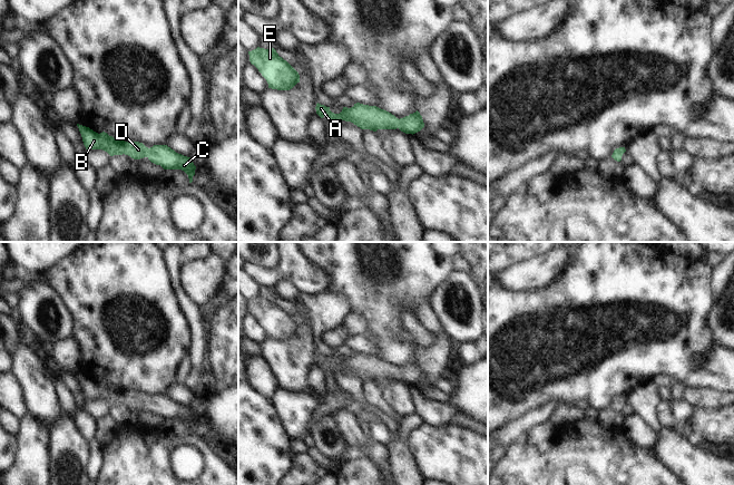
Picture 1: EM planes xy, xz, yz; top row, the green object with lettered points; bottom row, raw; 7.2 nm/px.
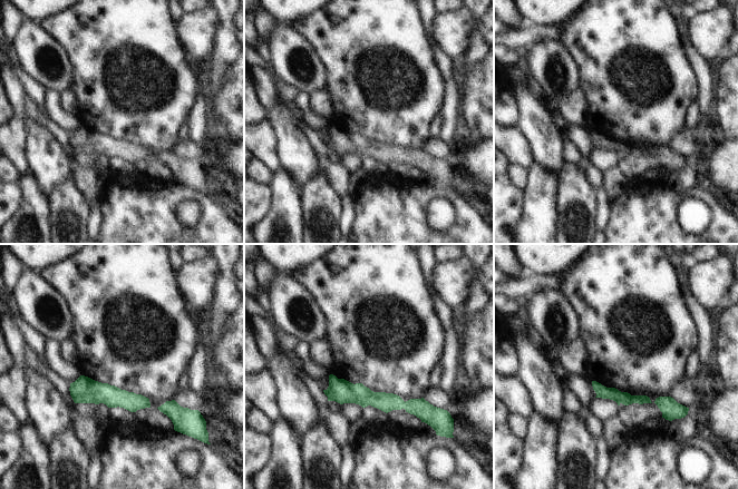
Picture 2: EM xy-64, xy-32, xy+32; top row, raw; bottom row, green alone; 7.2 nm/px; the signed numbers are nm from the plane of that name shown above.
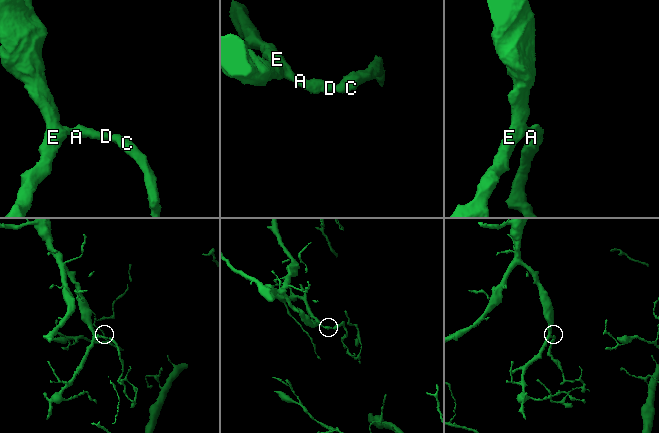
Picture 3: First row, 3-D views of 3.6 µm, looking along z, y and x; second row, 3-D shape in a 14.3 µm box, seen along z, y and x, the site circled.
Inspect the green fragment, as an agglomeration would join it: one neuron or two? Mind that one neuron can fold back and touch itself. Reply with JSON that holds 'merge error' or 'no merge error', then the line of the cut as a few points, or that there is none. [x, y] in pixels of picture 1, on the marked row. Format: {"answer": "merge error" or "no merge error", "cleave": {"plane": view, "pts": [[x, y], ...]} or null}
{"answer": "no merge error", "cleave": null}

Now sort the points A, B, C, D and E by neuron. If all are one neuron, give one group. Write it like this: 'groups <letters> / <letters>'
groups A B C D E

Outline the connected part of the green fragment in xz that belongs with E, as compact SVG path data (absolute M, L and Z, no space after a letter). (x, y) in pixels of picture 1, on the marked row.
M257 47L248 51L249 61L266 79L268 88L290 90L300 83L299 72L274 48L264 49Z

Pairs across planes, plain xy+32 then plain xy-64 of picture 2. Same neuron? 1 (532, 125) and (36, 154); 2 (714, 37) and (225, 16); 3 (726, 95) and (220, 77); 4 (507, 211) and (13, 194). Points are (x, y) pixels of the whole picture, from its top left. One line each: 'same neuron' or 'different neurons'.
1: same neuron
2: different neurons
3: different neurons
4: same neuron

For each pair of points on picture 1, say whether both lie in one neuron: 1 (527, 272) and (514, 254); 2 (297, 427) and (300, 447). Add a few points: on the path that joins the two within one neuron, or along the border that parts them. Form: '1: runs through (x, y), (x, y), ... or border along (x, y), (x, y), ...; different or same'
1: border along (544, 253), (506, 267), (499, 272); different
2: border along (292, 438), (302, 440); different

